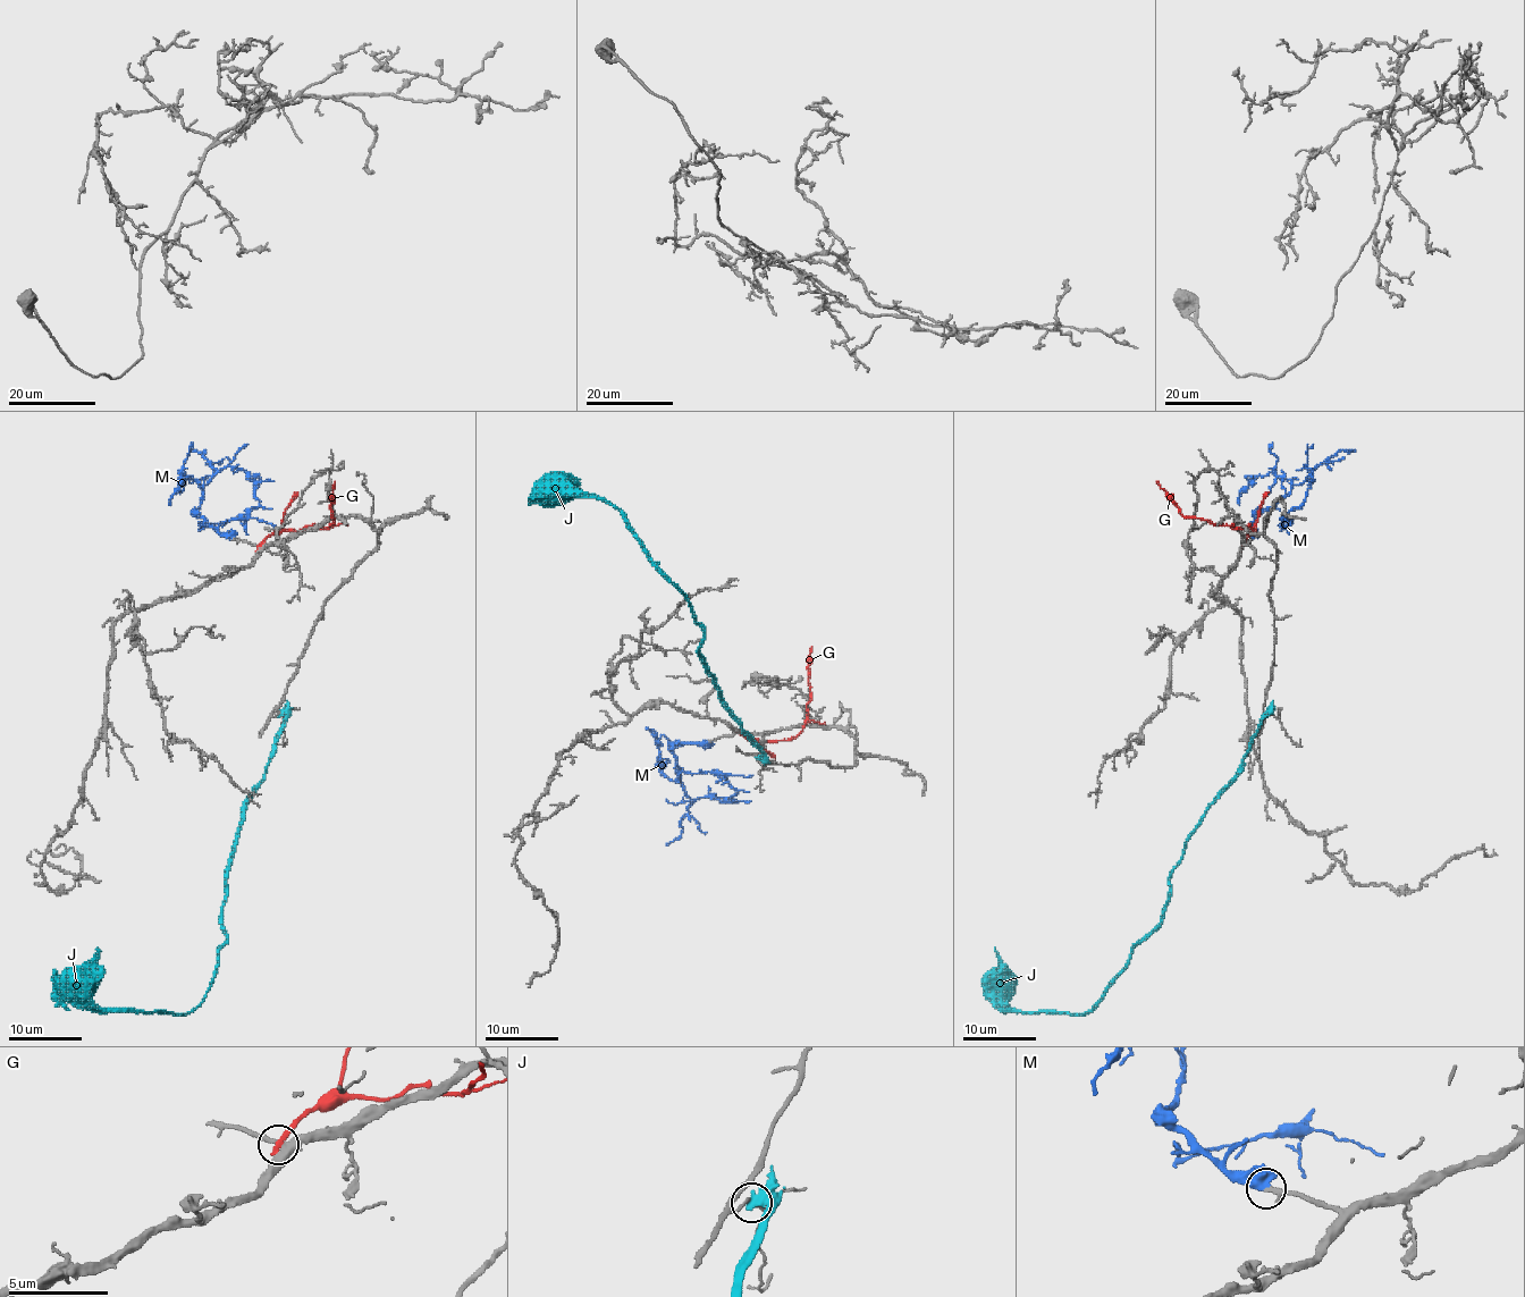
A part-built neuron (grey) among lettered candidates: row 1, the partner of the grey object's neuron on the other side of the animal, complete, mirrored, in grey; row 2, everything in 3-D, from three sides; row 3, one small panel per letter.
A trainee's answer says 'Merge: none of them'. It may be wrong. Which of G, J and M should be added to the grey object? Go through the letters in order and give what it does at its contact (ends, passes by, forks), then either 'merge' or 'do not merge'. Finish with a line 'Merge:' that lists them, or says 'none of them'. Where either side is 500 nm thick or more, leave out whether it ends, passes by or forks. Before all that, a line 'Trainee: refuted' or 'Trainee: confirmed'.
Trainee: refuted
G: it ends; do not merge
J: do not merge
M: merge
Merge: M

